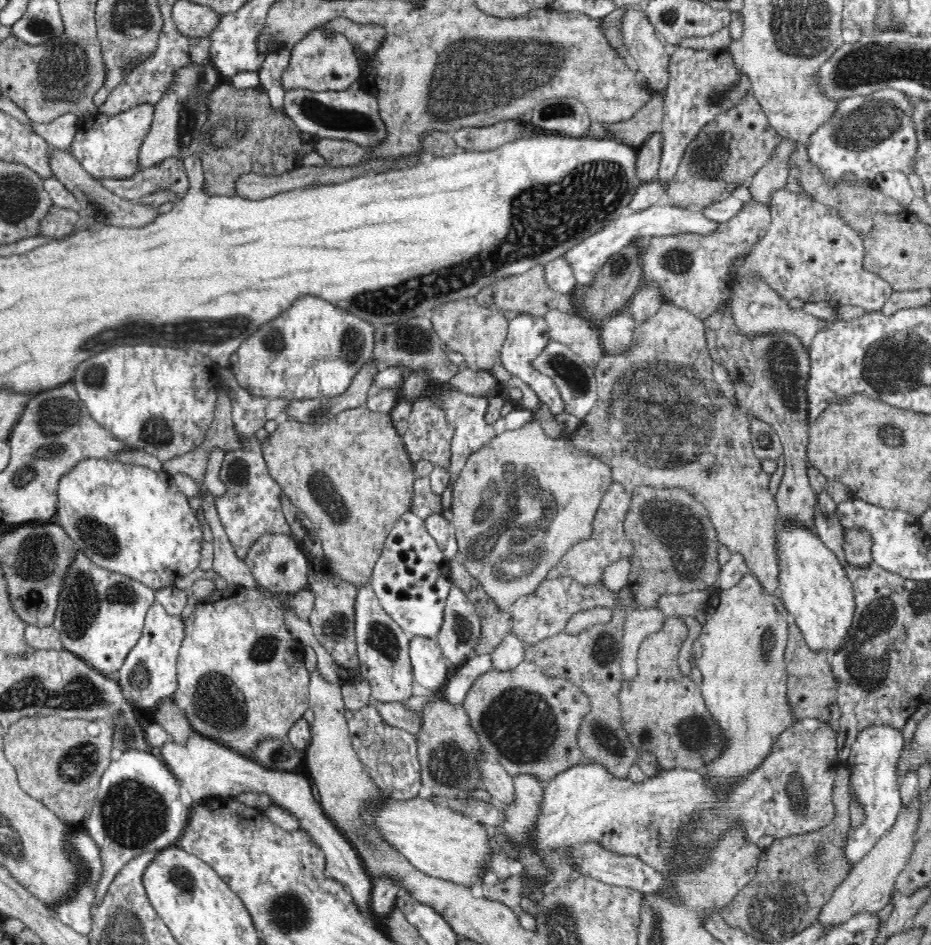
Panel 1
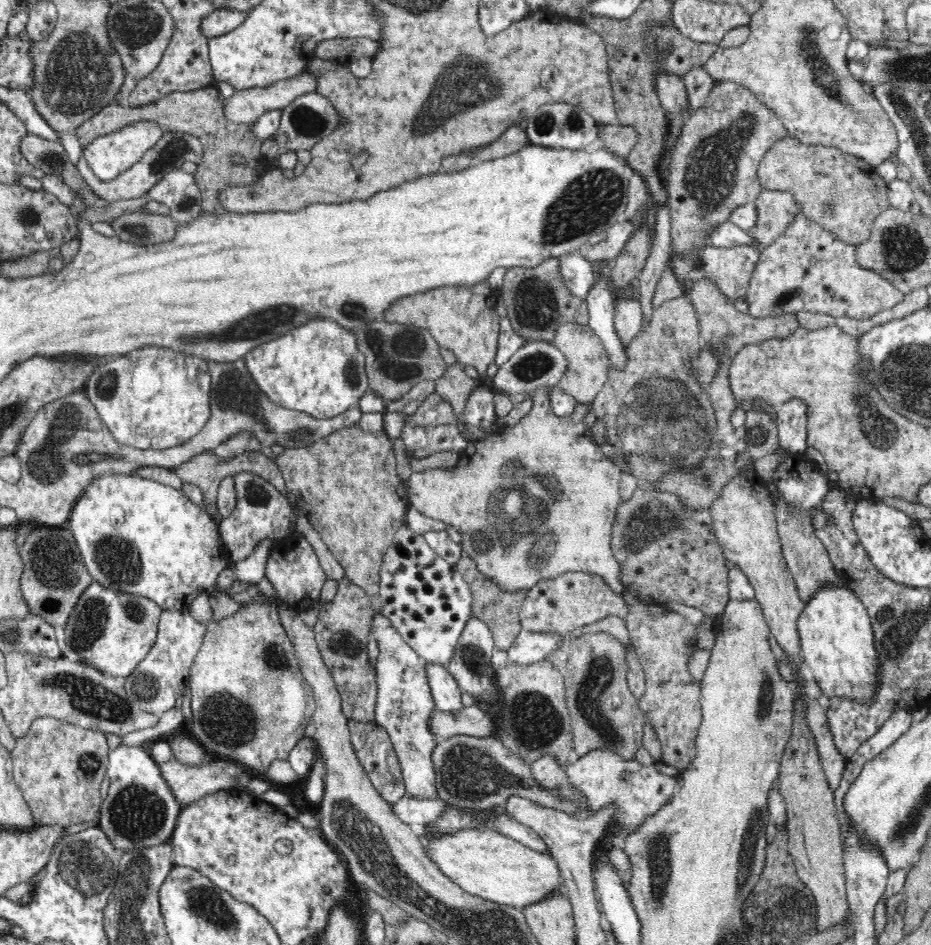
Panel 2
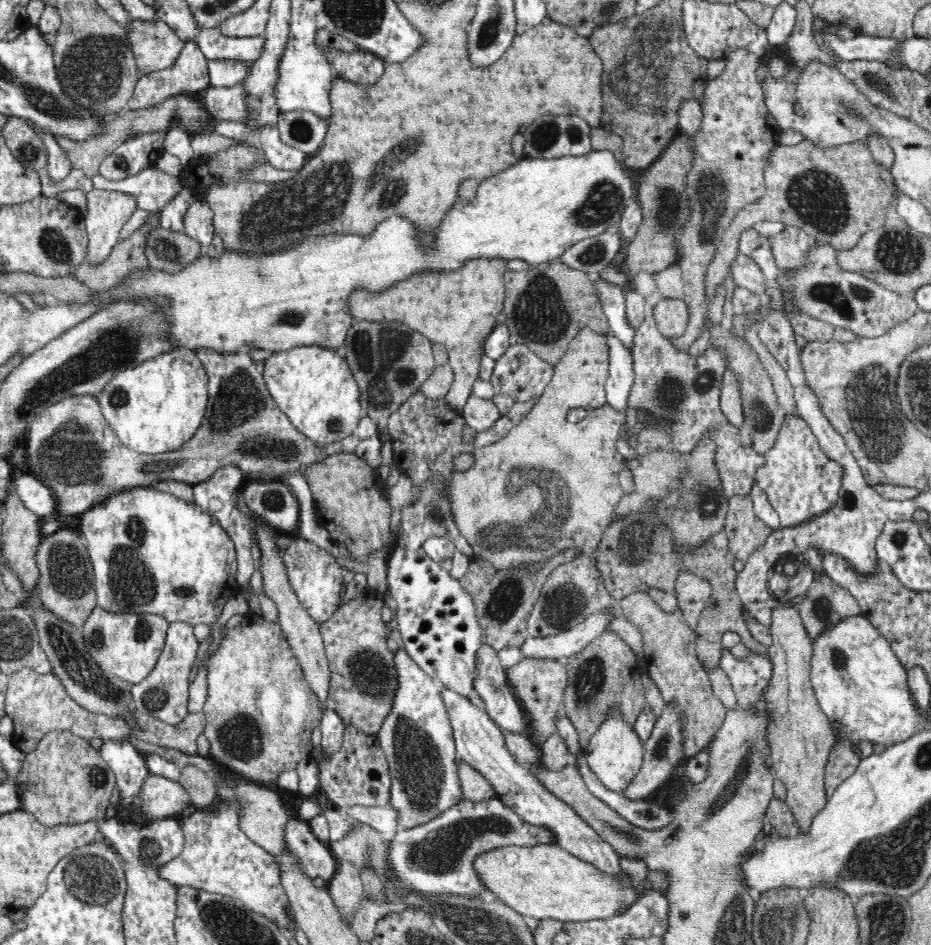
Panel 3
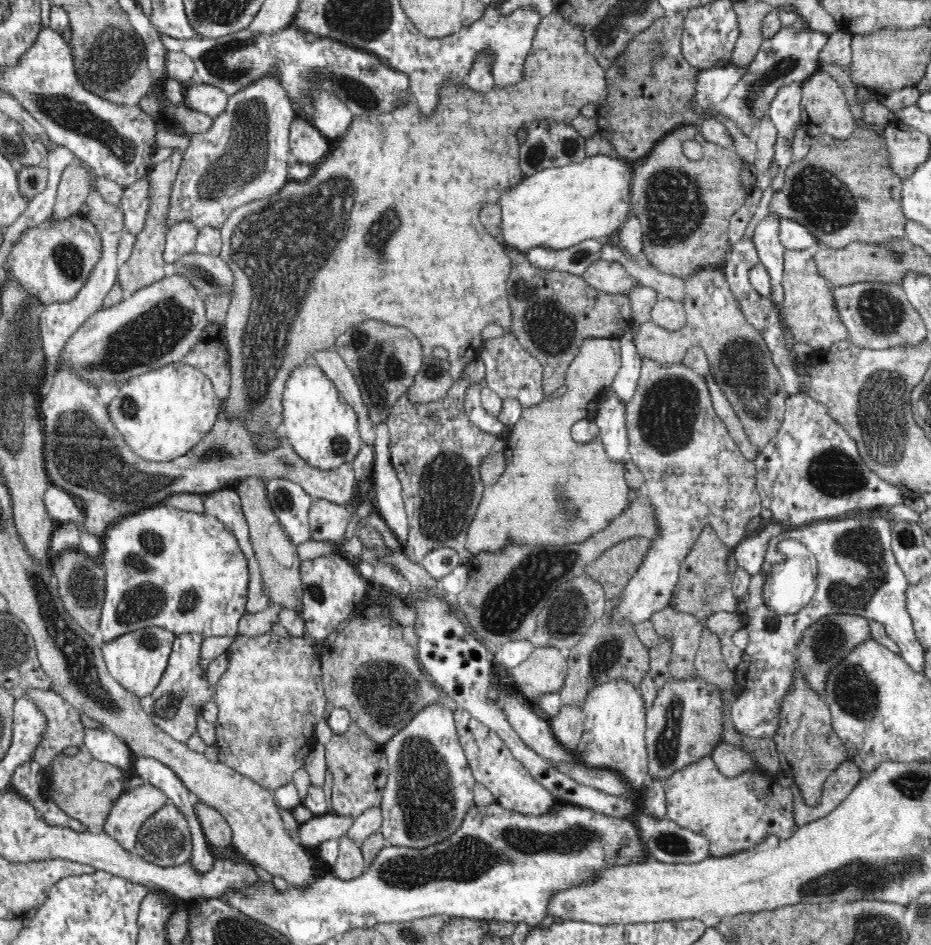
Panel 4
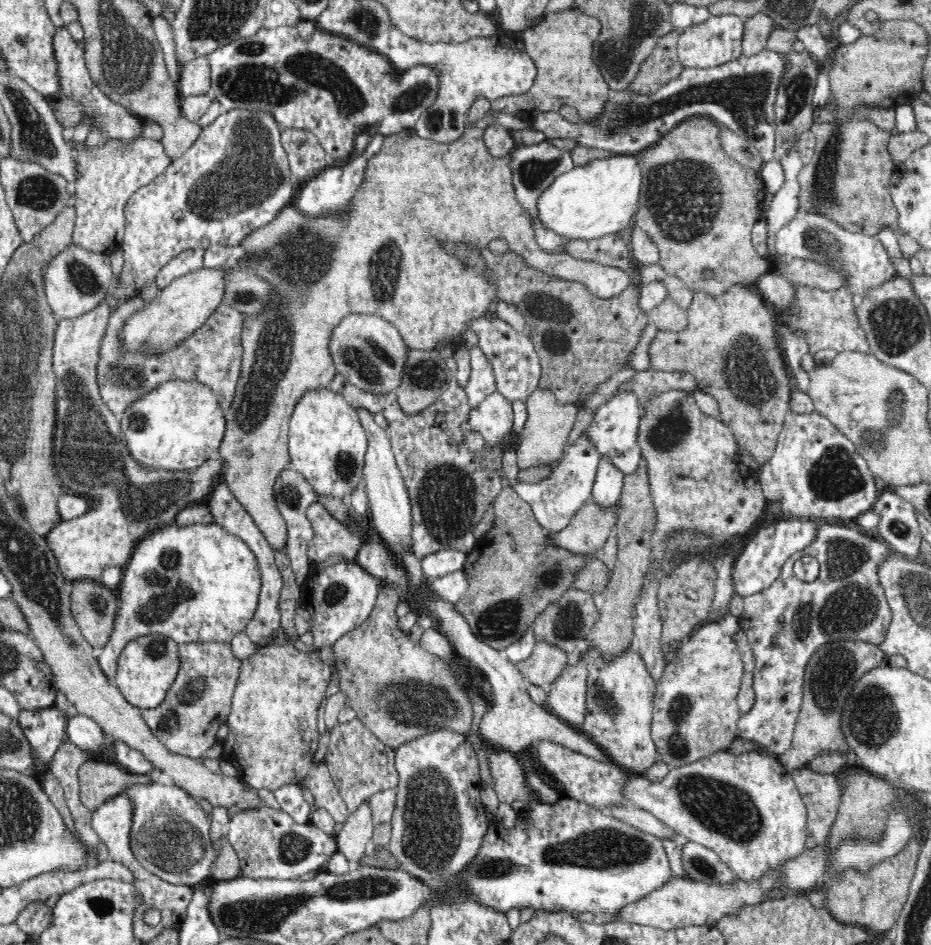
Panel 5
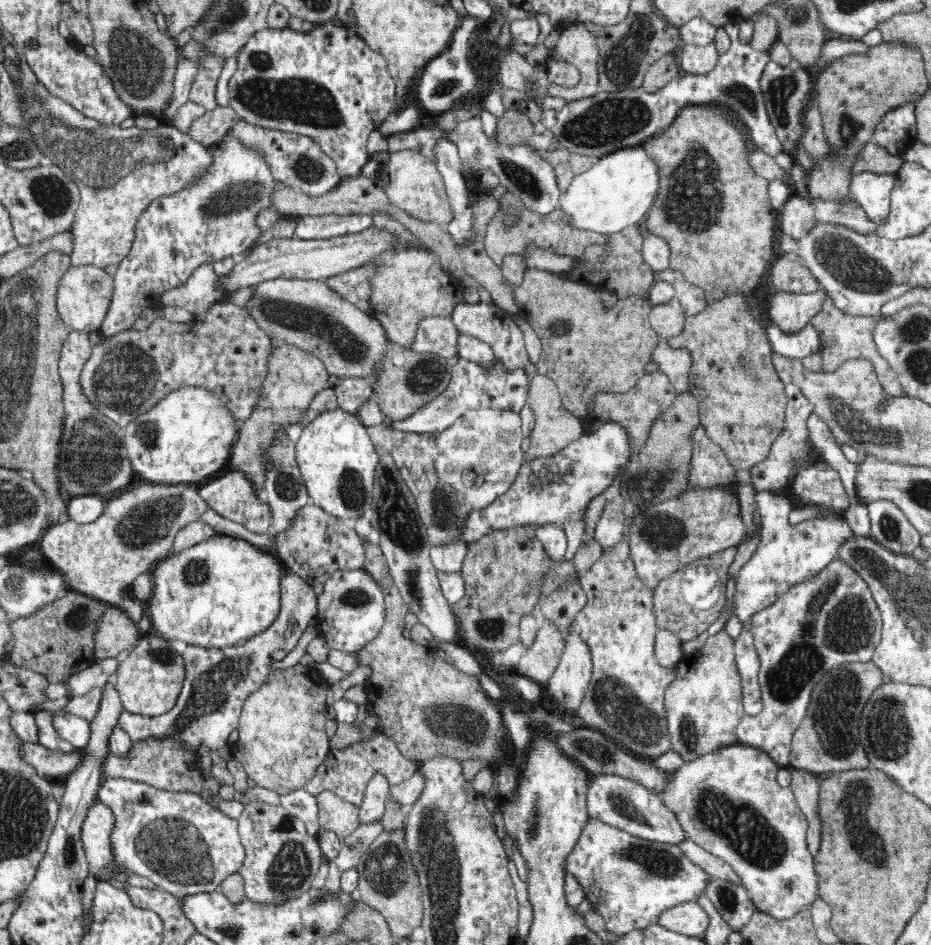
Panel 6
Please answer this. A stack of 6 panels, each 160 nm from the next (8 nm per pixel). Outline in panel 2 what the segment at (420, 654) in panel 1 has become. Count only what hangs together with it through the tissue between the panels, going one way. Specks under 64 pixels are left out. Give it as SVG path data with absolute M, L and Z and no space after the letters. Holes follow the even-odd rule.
M424 661L426 667L426 677L435 708L444 713L456 715L458 710L462 710L462 694L464 693L458 686L457 680L441 664L431 664Z

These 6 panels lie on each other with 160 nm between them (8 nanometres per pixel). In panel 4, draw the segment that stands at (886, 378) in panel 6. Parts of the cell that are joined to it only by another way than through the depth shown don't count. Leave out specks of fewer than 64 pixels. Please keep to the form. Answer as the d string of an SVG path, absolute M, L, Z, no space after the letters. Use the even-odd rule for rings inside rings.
M788 250L783 259L782 289L784 291L784 321L798 342L812 346L814 350L830 348L834 342L849 340L848 329L840 319L835 308L835 297L828 281L820 277L816 261L815 250Z

